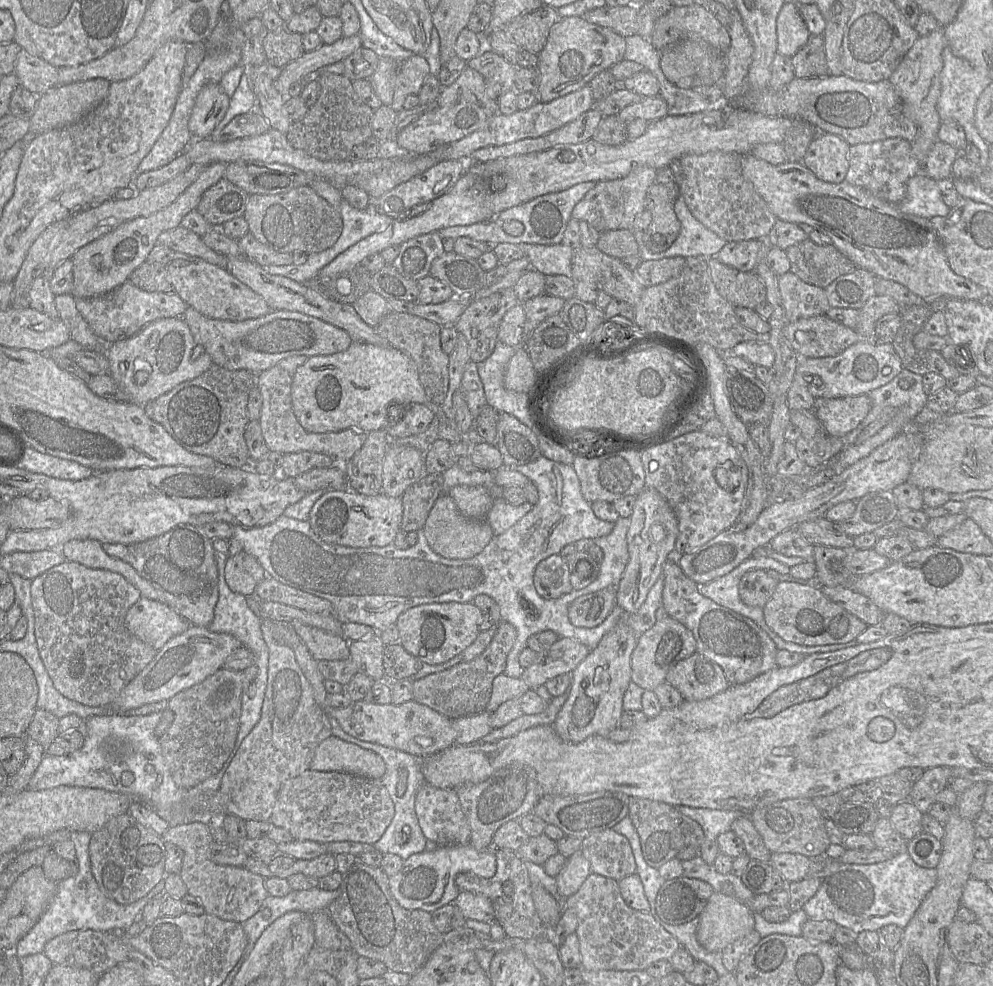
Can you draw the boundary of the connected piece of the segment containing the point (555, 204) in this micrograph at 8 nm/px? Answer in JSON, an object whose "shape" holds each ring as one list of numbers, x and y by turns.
{"shape":[[583,182,561,192,539,196,526,203,502,211,493,220,501,223,501,226,505,221,510,220,517,220,523,224,524,231,522,235,518,237,511,236,509,238,510,244,560,244,573,208,595,185,595,182]]}

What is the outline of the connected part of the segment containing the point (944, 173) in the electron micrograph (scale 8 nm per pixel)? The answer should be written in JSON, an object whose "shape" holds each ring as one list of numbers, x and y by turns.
{"shape":[[936,141,924,163,923,172,933,180,942,182,943,187,950,184,952,165,960,151,947,143]]}

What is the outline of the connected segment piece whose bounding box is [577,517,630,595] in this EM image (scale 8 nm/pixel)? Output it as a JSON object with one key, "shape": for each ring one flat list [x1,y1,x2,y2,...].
{"shape":[[619,517,610,534,594,540,604,554,597,579,587,587,577,590,577,595,587,595,617,587,629,560,626,534,630,526,630,518]]}

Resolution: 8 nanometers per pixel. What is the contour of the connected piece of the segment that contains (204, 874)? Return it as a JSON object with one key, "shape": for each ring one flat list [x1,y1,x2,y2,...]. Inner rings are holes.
{"shape":[[193,821,169,827,161,836,165,843,176,844,184,851,181,875,188,893,199,897,208,914,223,920,242,923,252,917,268,897,265,878,244,866,219,865,210,858,210,846,214,842,210,823]]}

